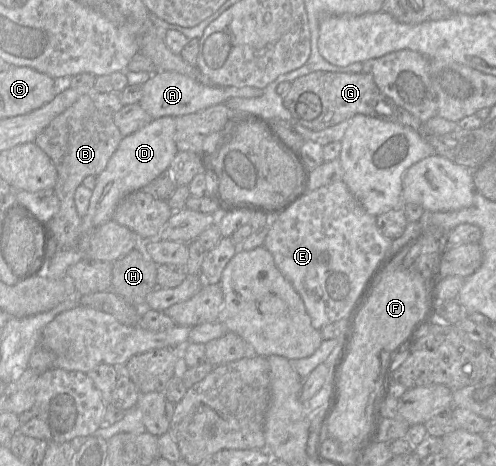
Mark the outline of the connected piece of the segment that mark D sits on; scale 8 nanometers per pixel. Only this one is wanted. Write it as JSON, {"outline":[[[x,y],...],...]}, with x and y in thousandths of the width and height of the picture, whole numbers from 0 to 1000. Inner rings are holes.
{"outline":[[[325,251],[246,296],[210,365],[194,378],[177,453],[165,466],[165,504],[183,506],[200,485],[226,470],[236,440],[254,418],[286,408],[290,399],[341,363],[353,333],[363,326],[353,309],[353,277],[353,253]]]}

